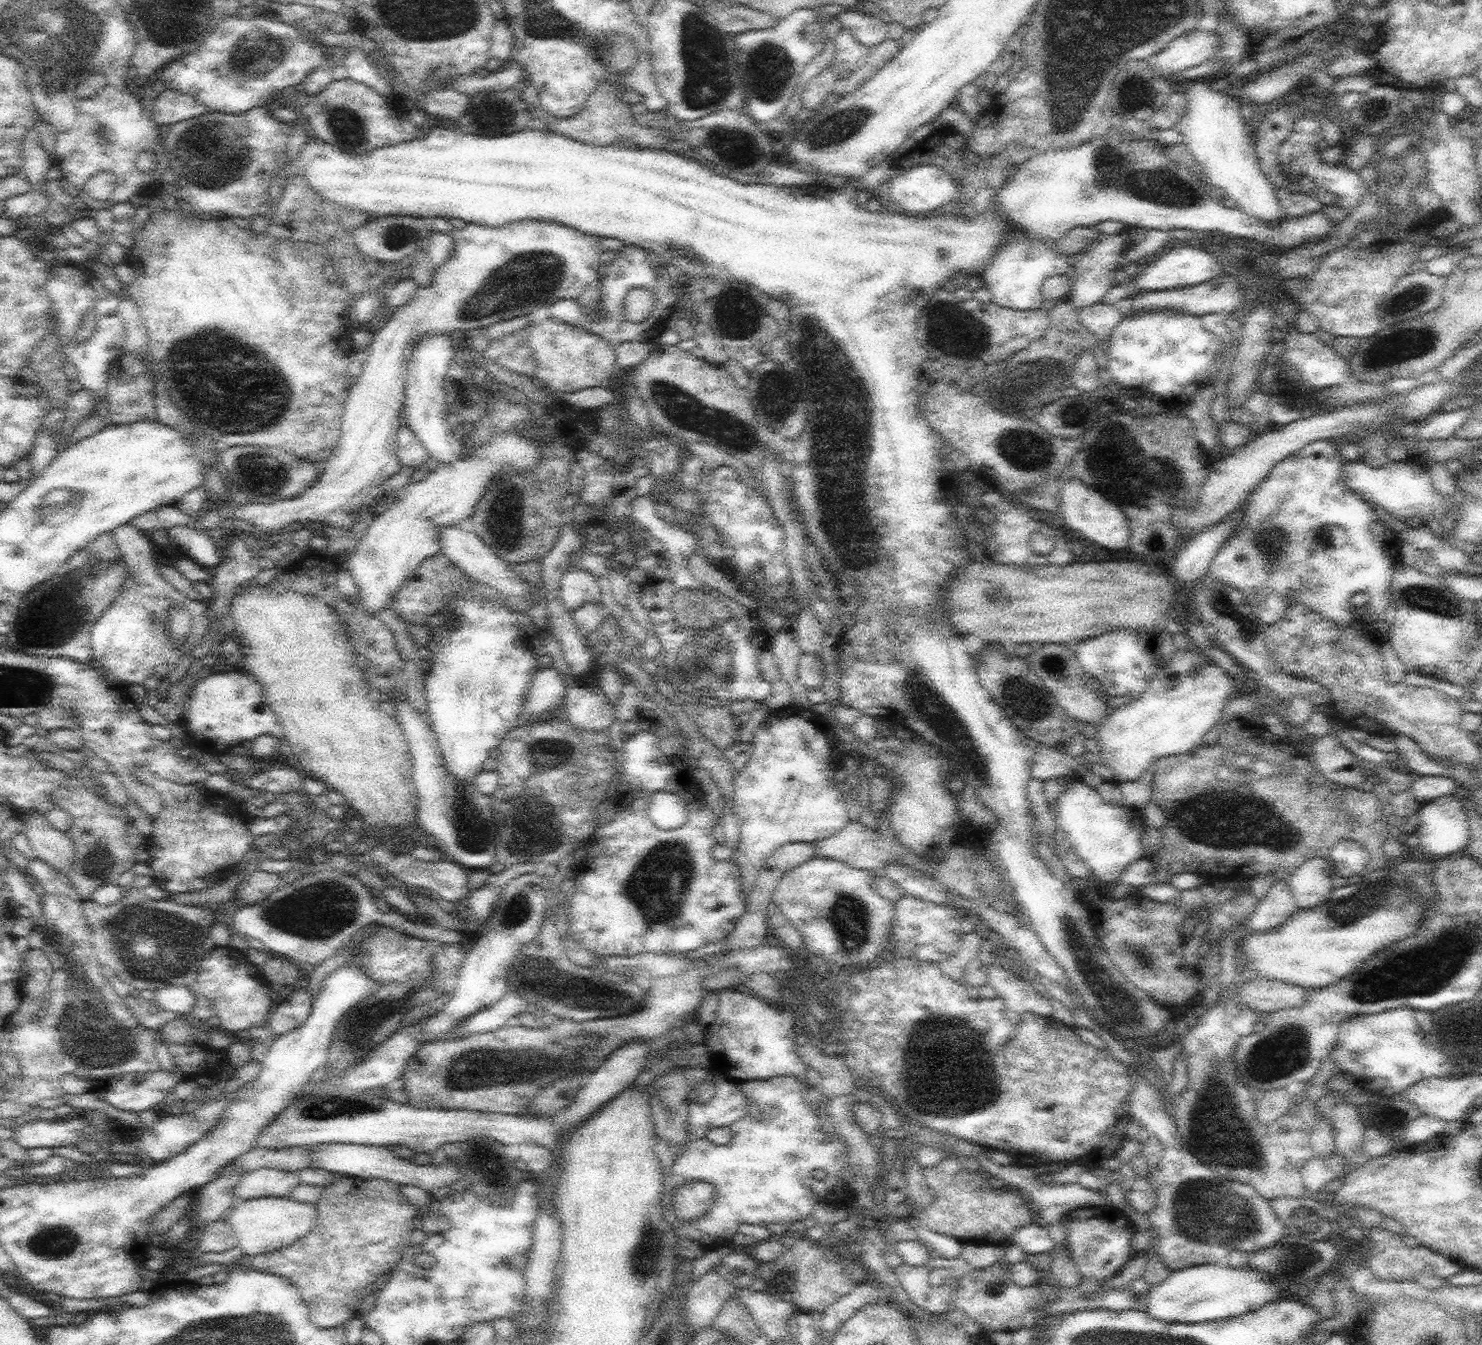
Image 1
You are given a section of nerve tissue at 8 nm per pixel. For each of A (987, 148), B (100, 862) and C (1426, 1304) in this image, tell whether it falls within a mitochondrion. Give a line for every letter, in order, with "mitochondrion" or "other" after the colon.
A: other
B: mitochondrion
C: other

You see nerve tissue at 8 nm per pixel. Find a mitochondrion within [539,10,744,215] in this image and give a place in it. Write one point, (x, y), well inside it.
(710, 78)

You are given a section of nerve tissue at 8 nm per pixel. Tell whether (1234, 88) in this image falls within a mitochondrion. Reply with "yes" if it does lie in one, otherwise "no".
no

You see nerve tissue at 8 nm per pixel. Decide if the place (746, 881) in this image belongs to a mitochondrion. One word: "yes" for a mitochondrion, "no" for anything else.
no

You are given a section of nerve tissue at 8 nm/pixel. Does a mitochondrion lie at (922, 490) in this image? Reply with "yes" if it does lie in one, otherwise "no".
no

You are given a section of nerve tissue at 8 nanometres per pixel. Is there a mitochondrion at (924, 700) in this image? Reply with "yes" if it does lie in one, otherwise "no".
yes

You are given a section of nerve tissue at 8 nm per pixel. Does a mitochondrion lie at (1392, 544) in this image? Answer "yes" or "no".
no

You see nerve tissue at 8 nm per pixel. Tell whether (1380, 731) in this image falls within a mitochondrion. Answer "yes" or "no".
no

